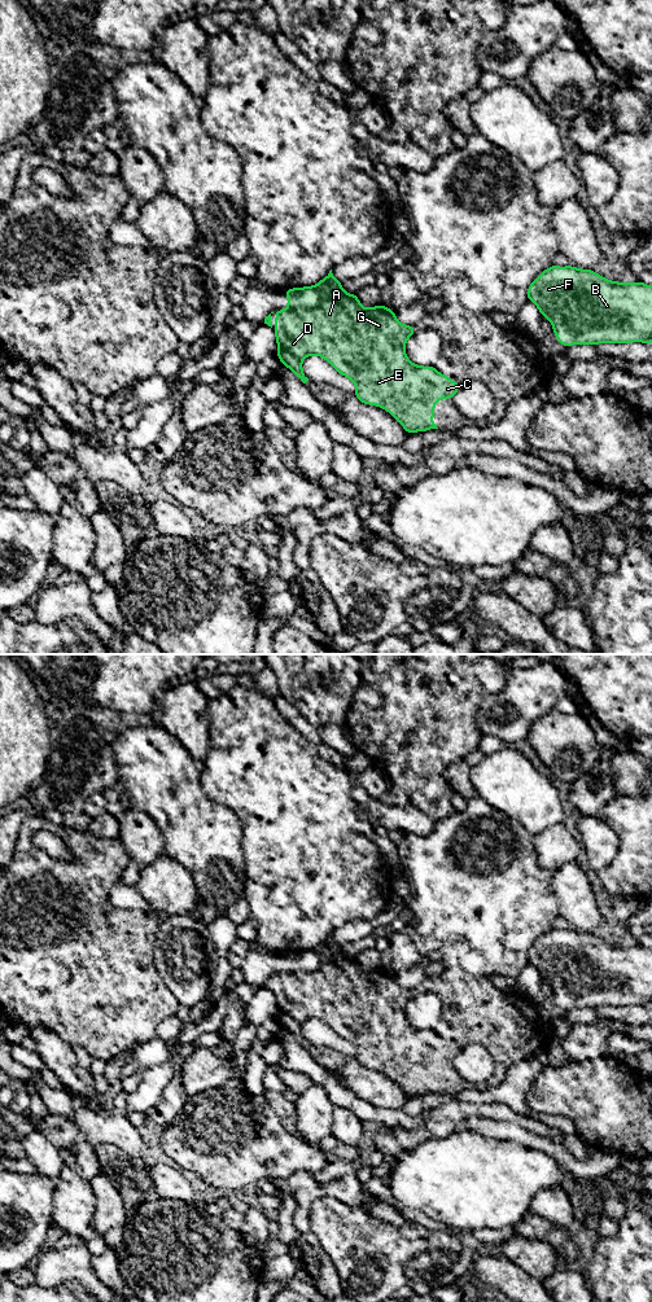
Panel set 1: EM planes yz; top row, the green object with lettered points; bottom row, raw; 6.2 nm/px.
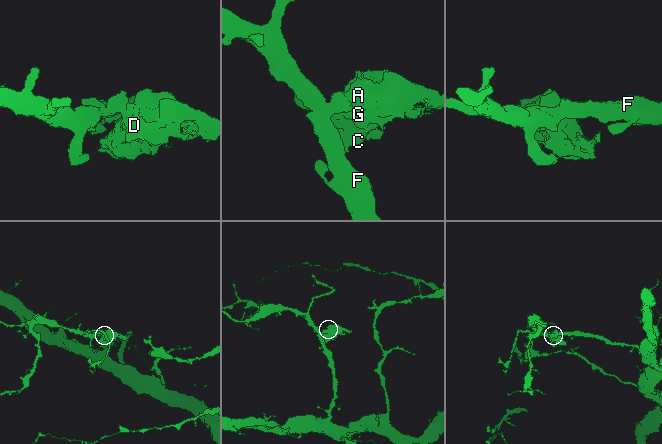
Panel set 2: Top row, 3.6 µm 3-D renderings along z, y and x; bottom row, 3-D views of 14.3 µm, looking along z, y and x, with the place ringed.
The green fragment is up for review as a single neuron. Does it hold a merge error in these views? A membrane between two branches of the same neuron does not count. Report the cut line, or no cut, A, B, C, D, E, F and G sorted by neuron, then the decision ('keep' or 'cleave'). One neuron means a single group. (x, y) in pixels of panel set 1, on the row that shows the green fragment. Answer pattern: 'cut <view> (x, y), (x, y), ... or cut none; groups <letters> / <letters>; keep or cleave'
cut yz (320, 292), (320, 302), (316, 306), (289, 308); groups A C D E G / B F; cleave

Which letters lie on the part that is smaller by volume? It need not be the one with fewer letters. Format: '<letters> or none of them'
A, C, D, E, G

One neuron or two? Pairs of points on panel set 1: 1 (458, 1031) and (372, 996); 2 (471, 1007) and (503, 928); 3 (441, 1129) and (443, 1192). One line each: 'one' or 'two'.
1: one
2: two
3: two

